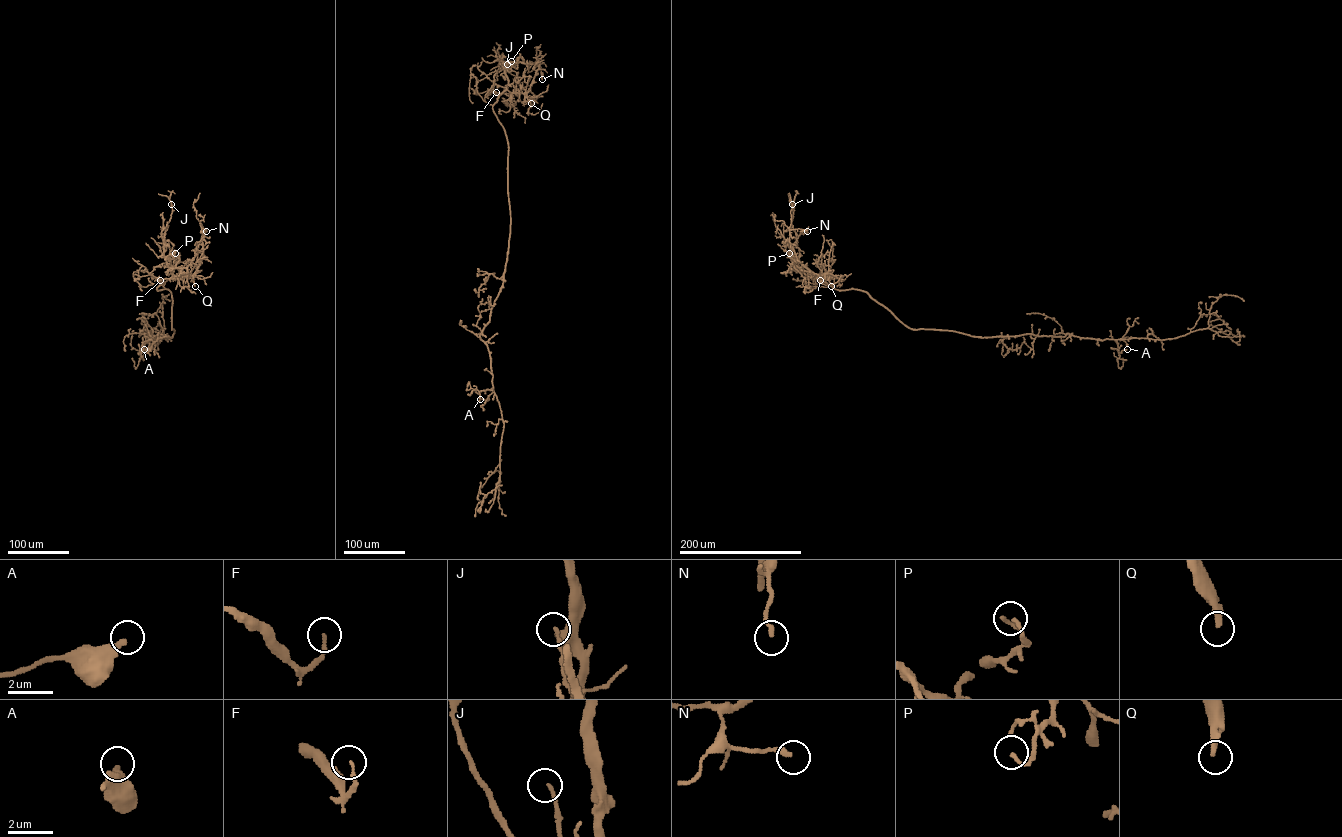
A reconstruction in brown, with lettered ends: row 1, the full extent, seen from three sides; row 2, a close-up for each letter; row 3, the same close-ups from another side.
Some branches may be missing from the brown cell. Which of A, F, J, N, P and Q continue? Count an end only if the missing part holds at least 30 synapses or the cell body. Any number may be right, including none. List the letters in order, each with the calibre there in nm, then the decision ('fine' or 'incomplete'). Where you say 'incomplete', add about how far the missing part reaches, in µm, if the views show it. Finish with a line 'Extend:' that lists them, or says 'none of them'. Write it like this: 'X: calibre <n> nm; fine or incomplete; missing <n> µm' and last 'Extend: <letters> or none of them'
A: calibre 320 nm; fine
F: calibre 140 nm; incomplete; missing 70 µm
J: calibre 140 nm; fine
N: calibre 190 nm; fine
P: calibre 130 nm; fine
Q: calibre 280 nm; incomplete; missing 45 µm
Extend: F, Q

